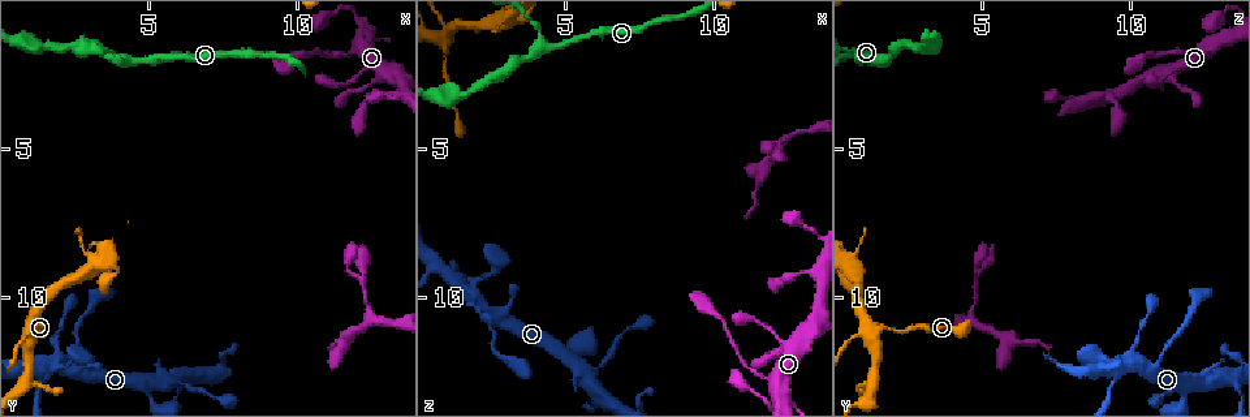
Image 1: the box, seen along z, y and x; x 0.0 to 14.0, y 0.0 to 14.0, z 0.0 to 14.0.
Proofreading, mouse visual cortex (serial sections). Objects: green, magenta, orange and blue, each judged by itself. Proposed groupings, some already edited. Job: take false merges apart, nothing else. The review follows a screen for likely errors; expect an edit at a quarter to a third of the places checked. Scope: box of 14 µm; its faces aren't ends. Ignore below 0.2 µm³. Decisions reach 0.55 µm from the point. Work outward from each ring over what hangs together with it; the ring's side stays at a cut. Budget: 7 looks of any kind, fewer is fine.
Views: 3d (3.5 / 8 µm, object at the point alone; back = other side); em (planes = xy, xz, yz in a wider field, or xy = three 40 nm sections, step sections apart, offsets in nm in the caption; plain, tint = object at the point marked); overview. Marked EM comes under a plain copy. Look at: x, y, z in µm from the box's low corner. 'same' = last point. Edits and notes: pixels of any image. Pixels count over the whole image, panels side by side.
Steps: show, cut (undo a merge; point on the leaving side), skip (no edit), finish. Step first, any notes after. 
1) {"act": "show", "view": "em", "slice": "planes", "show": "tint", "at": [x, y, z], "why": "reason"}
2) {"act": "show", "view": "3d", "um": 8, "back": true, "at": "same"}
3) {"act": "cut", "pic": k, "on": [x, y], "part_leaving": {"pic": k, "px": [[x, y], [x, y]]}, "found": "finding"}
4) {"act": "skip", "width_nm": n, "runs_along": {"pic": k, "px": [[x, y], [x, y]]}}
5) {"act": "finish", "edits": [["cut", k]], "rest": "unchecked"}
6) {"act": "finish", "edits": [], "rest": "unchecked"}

{"act": "show", "view": "3d", "um": 8, "back": true, "at": [4.9, 12.8, 11.7], "why": "two arms in line, one across"}

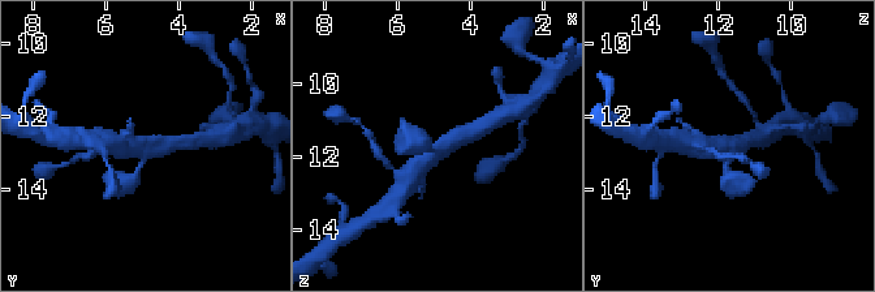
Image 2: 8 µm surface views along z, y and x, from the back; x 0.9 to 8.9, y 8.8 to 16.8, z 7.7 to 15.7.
{"act": "show", "view": "em", "slice": "xy", "step": 3, "show": "tint", "at": [4.9, 12.8, 11.8]}

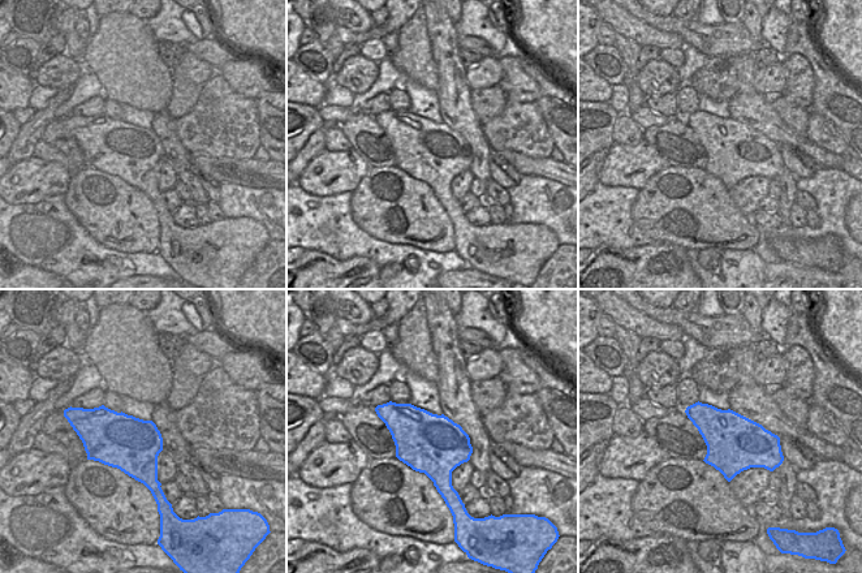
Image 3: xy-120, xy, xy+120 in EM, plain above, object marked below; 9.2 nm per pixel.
{"act": "skip", "arm_widths_nm": [200, 400, 450], "runs_along": {"pic": 2, "px": [[475, 128], [448, 141], [410, 175]]}, "found": "all the same cell"}

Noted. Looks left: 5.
{"act": "show", "view": "3d", "um": 3.5, "at": [2.6, 12.4, 10.6], "why": "three arms meet"}

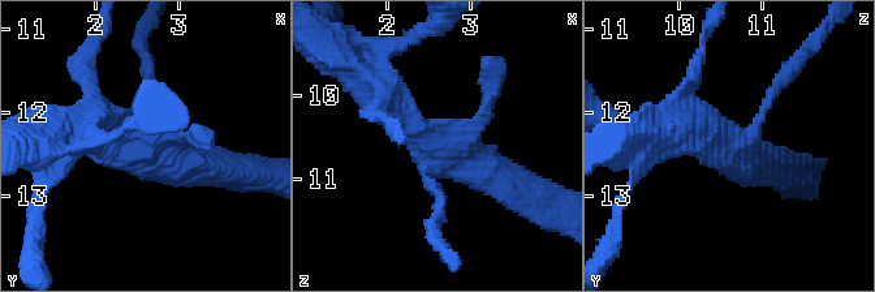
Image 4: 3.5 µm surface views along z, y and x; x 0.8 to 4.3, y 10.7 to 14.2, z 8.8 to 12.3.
{"act": "skip", "runs_along": {"pic": 4, "px": [[514, 188], [422, 141], [378, 101]]}, "found": "all the same cell"}

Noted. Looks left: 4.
{"act": "show", "view": "3d", "um": 3.5, "at": [11.6, 1.9, 12.7], "why": "calibre changes"}

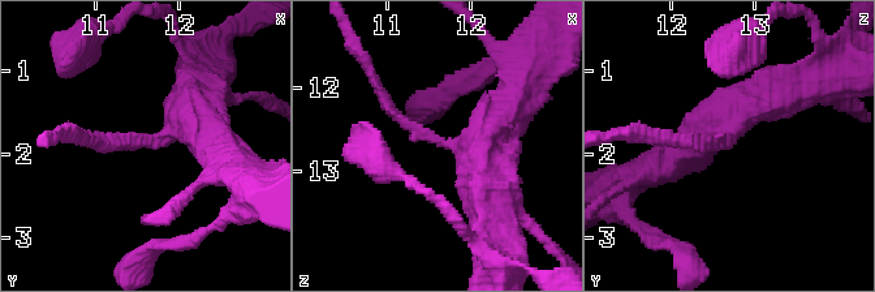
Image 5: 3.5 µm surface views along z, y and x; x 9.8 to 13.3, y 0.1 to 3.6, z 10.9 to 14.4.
{"act": "show", "view": "em", "slice": "xy", "step": 1, "show": "tint", "at": [11.60, 1.80, 12.65], "arm_widths_nm": [150, 500], "why": "need the tissue"}

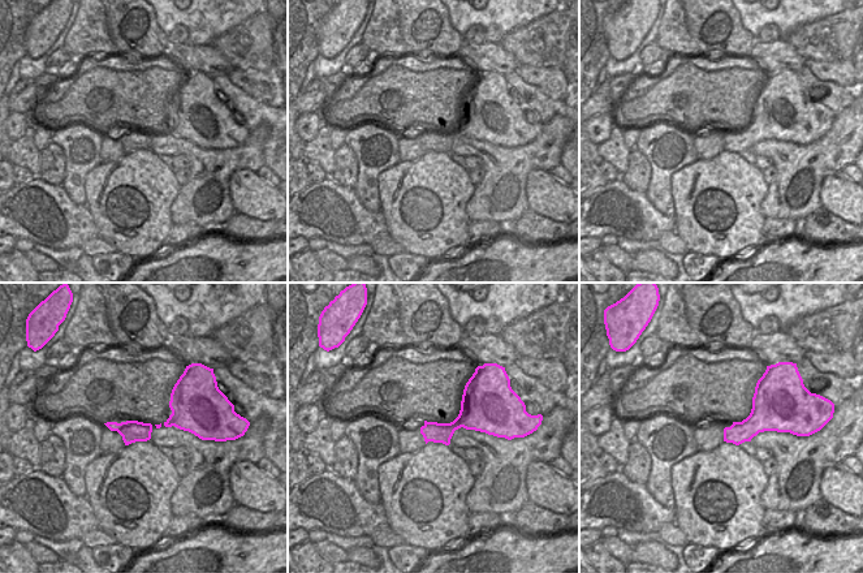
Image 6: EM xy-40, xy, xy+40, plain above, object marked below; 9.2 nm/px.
{"act": "skip", "width_nm": 190, "runs_along": {"pic": 6, "px": [[198, 421], [111, 425]]}, "found": "all the same cell"}

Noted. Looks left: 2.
{"act": "finish", "edits": [], "rest": "unchecked"}

